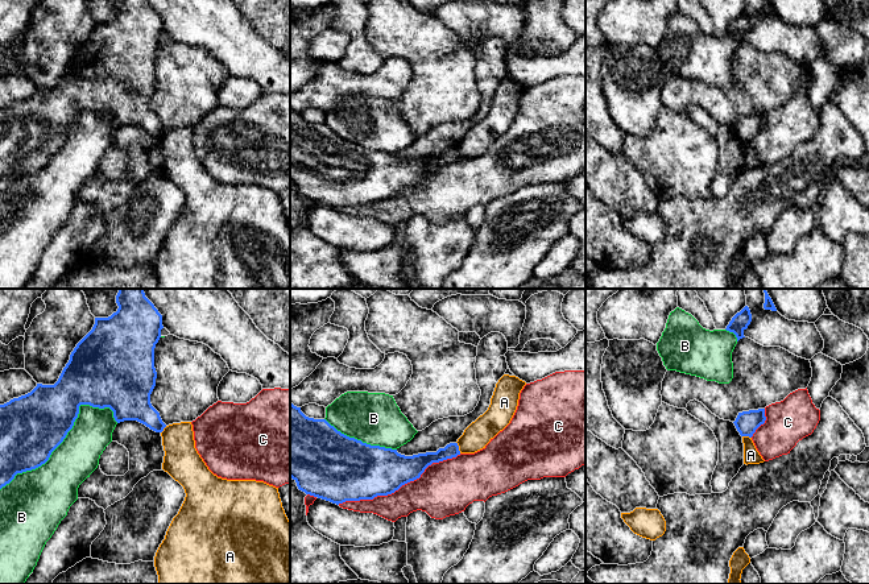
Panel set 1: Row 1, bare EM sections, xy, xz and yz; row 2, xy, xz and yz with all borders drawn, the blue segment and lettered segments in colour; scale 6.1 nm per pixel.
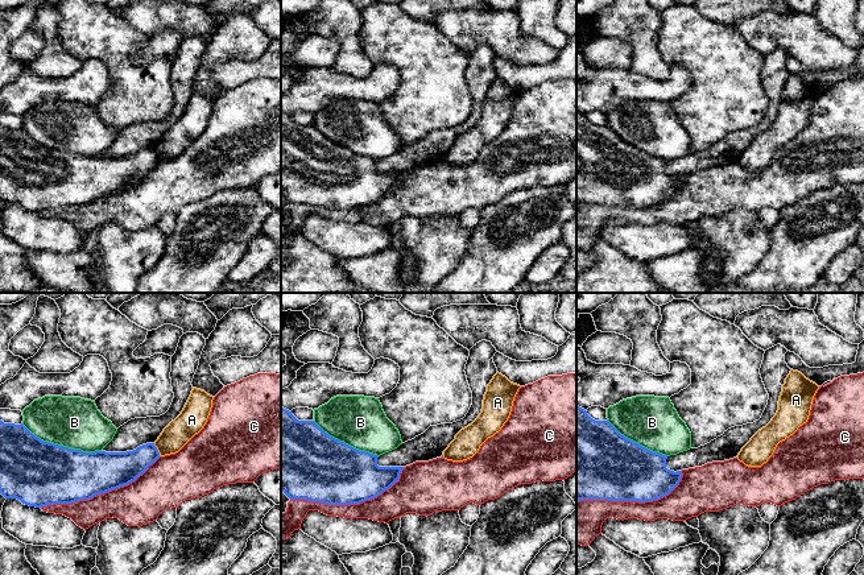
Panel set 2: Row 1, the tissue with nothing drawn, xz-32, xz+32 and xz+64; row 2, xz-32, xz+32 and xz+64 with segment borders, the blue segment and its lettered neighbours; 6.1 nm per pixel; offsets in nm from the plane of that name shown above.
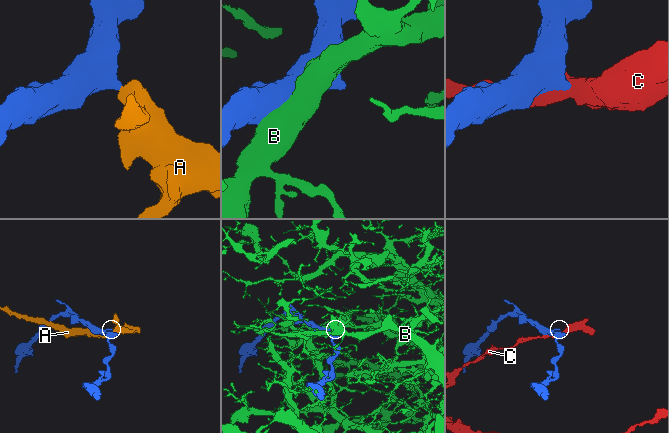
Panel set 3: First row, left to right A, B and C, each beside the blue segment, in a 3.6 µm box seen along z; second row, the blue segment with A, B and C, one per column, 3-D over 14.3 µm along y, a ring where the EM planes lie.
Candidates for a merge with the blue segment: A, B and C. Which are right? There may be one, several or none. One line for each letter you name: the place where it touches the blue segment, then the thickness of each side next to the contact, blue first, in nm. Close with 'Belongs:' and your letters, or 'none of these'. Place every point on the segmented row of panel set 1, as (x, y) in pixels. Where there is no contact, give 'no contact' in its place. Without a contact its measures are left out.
Belongs: none of these

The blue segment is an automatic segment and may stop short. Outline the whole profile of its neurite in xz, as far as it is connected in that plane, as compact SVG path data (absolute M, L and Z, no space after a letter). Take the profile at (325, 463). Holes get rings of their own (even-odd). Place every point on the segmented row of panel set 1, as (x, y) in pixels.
M290 403L290 477L306 494L336 505L392 494L402 485L419 479L433 463L458 455L460 455L458 443L450 443L436 452L405 456L397 450L371 446L349 438L326 419L309 418L301 411L301 407Z

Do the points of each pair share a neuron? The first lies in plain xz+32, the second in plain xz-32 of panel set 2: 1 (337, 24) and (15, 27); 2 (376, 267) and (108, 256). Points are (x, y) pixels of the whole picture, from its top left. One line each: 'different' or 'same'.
1: different
2: different

